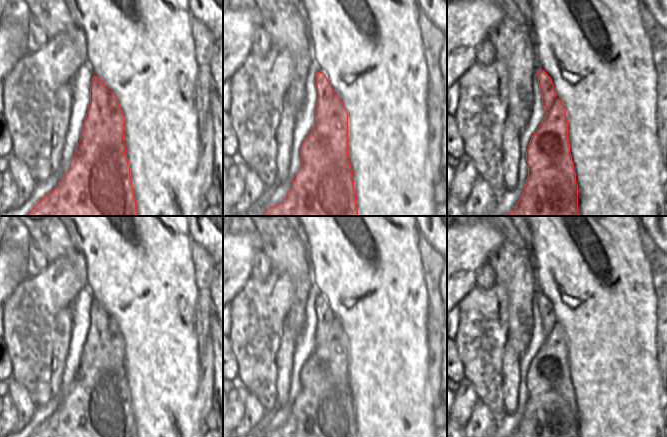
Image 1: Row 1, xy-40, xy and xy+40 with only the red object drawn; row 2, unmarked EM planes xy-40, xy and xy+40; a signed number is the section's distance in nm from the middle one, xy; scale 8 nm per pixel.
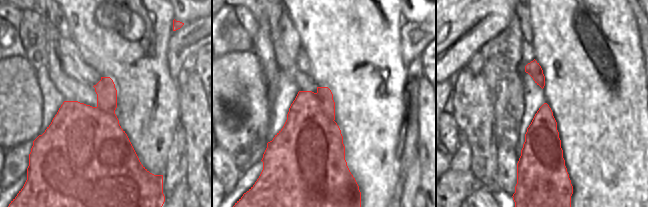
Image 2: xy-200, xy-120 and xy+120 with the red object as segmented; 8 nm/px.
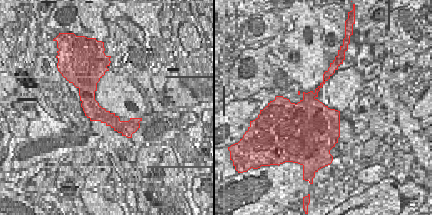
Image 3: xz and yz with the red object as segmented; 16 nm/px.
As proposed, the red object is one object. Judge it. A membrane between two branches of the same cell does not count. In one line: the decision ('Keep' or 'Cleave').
Cleave.

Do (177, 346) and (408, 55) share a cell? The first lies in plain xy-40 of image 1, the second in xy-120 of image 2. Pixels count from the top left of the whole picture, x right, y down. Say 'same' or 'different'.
different

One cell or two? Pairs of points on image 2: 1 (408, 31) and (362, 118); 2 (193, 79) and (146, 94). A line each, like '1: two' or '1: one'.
1: two
2: two

